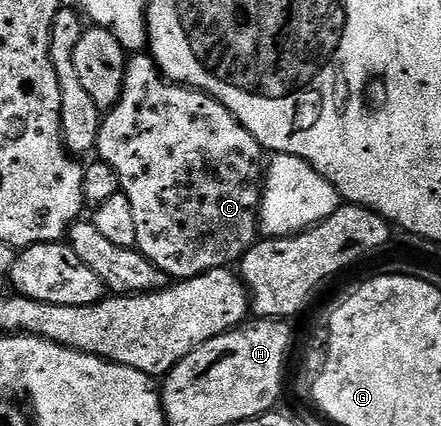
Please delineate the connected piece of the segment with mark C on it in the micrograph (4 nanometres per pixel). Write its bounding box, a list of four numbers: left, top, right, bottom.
[96,54,264,281]

